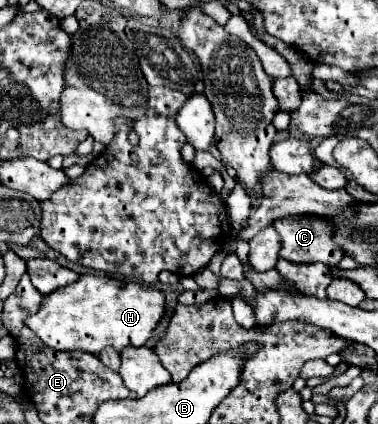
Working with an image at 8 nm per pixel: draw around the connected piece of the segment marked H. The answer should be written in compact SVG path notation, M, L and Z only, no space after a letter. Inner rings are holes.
M82 275L72 287L64 287L64 291L56 291L56 295L46 295L40 311L32 317L28 317L28 327L52 349L60 351L88 351L88 353L100 353L104 347L114 347L116 351L122 351L124 347L142 347L152 335L158 323L166 315L166 297L162 291L142 285L136 281L124 281L114 277L96 277L96 275Z

